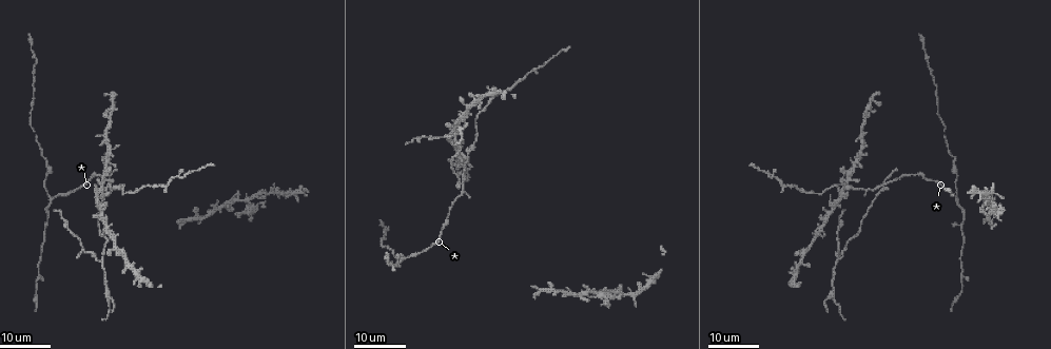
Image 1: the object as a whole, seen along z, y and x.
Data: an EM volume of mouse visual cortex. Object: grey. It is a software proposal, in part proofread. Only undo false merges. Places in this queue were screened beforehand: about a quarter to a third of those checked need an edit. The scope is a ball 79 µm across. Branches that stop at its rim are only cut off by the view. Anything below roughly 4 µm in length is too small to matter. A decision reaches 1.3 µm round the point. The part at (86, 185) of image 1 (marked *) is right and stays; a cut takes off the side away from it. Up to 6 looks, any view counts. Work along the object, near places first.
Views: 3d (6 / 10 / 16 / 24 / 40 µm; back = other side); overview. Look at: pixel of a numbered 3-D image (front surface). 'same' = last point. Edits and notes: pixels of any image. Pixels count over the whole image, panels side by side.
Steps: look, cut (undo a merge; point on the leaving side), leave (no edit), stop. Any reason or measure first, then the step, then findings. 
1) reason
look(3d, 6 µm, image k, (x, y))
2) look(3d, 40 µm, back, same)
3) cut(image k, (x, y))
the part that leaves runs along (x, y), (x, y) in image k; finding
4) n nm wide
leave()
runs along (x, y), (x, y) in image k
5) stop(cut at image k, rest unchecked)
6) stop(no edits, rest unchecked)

three-way junction
look(3d, 16 µm, image 1, (955, 198))

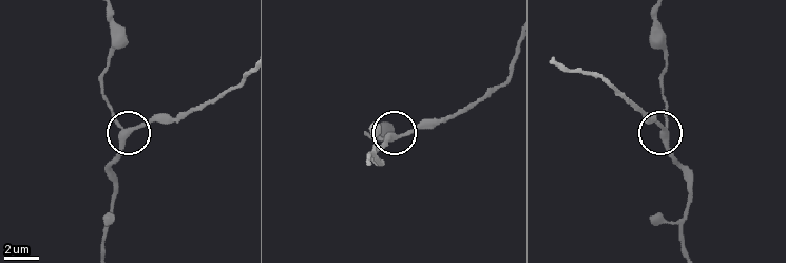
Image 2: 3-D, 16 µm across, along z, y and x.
look(3d, 6 µm, image 2, (667, 135))

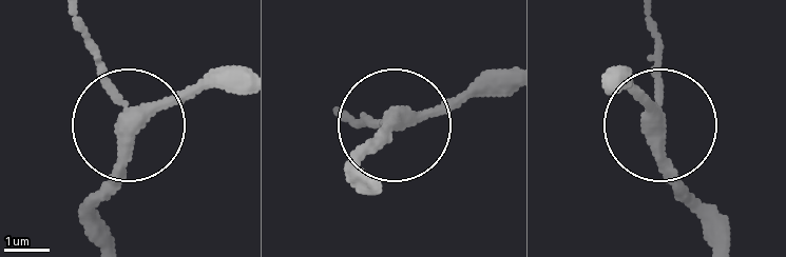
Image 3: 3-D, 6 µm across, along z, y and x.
3 arms
leave()
runs along (610, 72), (645, 105), (659, 174), (701, 238) in image 3; all the same cell

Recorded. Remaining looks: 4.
branch point
look(3d, 24 µm, image 1, (835, 262))

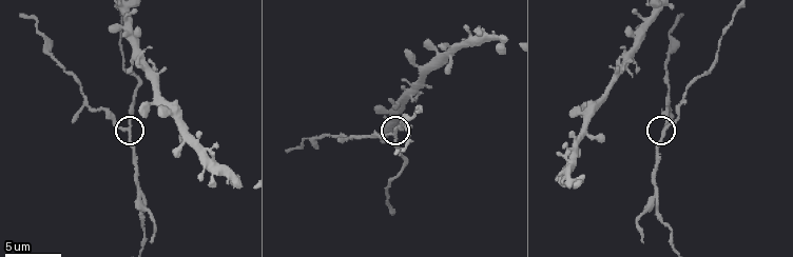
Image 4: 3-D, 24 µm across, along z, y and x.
look(3d, 6 µm, image 4, (663, 130))

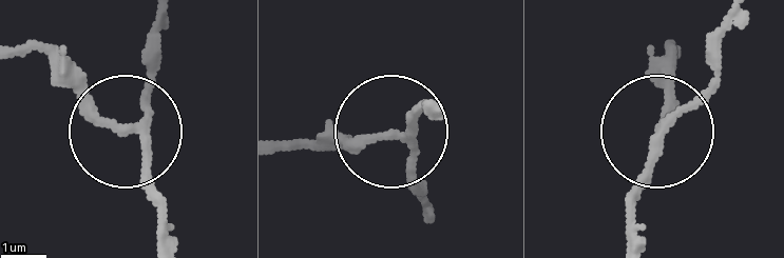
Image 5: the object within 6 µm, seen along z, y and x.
side arm 14 µm
leave()
runs along (734, 20), (704, 88), (651, 144), (625, 220) in image 5; all the same cell

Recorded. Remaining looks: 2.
looks like a crossing
look(3d, 24 µm, image 1, (884, 185))

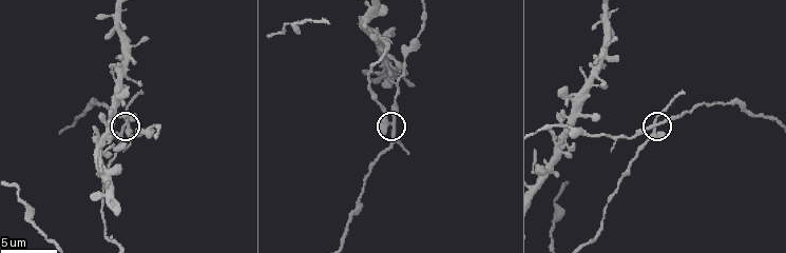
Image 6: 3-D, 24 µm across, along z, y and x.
look(3d, 6 µm, image 6, (651, 125))

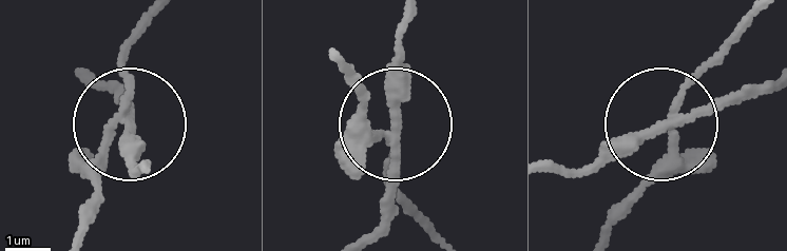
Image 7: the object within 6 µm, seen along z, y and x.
4 arms
leave()
runs along (367, 237), (389, 181), (389, 128), (370, 128), (348, 72) in image 7; continuous, no second cell

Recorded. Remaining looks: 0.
stop(no edits, rest unchecked)

